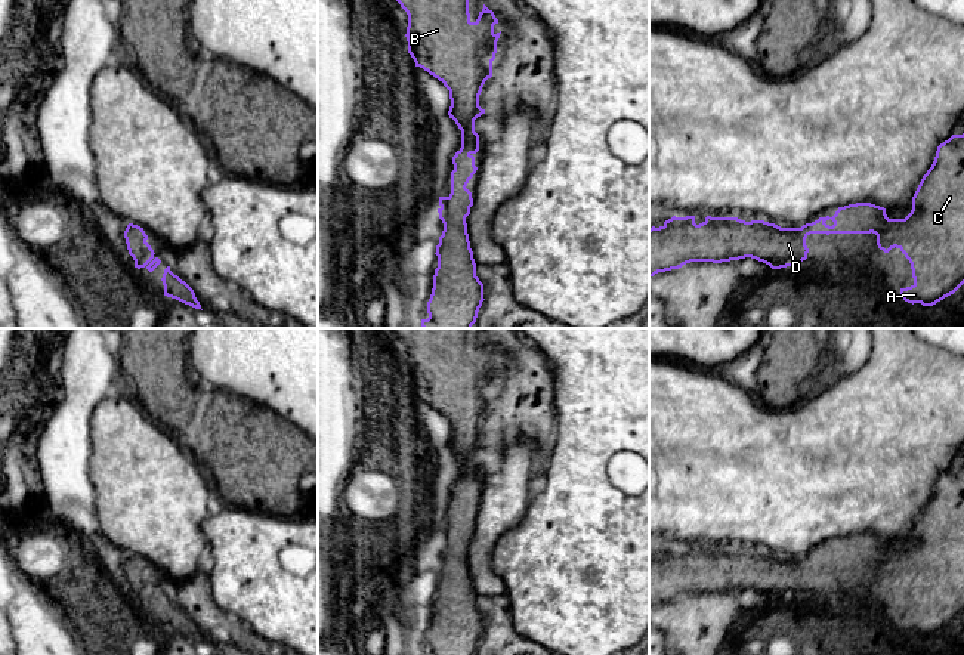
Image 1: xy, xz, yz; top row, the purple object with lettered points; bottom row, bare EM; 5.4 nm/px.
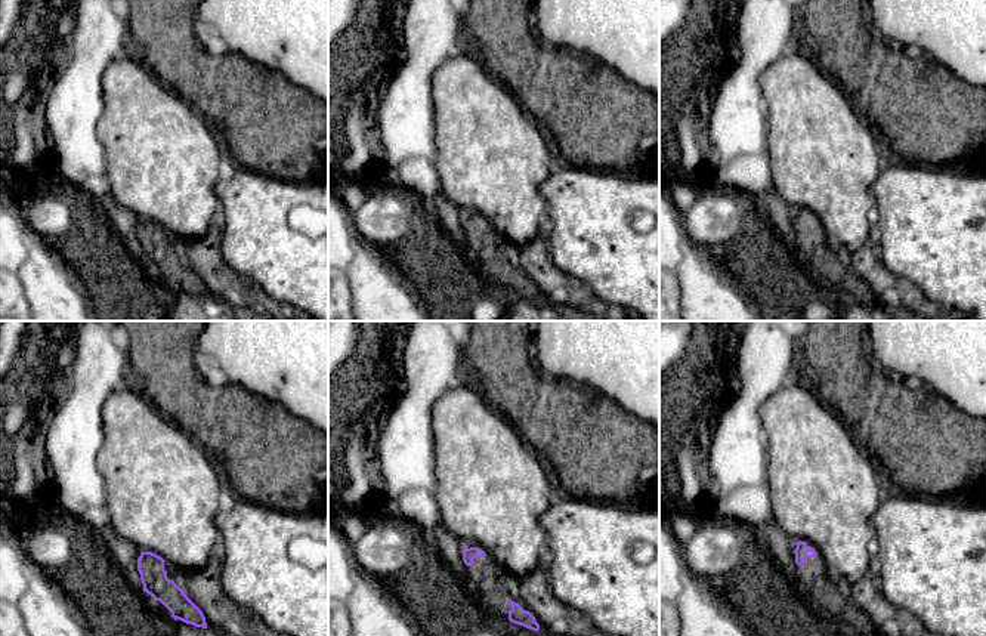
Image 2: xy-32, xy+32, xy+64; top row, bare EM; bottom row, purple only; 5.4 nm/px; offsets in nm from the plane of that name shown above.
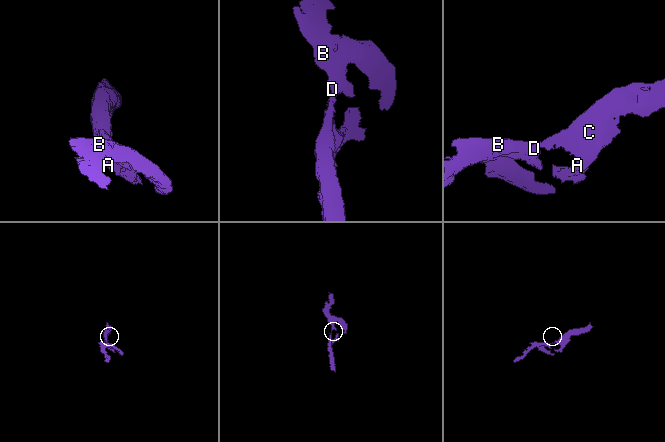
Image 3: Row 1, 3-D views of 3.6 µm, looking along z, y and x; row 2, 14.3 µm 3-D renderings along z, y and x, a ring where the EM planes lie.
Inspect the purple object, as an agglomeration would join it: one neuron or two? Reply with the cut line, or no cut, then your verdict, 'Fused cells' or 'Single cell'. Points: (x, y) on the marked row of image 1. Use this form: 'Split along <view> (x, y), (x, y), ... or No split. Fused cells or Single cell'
No split. Single cell

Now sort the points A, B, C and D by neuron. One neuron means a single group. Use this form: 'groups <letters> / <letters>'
groups A B C D

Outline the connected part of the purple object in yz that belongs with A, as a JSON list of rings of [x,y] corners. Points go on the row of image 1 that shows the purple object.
[[[964,133],[952,135],[940,143],[936,151],[934,161],[923,176],[914,197],[912,210],[905,219],[889,219],[886,208],[871,203],[856,203],[838,207],[832,217],[819,217],[801,228],[781,228],[764,220],[745,222],[738,217],[711,217],[707,216],[699,225],[695,223],[695,216],[676,217],[665,220],[662,226],[649,229],[649,278],[658,272],[679,269],[690,262],[730,262],[745,257],[756,259],[769,265],[772,269],[787,266],[800,268],[807,259],[809,248],[806,238],[810,234],[875,234],[877,245],[884,253],[892,248],[899,248],[911,263],[914,284],[900,288],[900,296],[908,303],[921,303],[933,306],[945,297],[954,294],[964,284]]]

